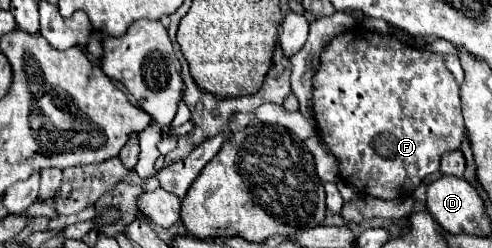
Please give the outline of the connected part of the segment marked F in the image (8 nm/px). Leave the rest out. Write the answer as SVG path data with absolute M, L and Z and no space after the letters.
M363 27L345 31L337 35L321 53L321 65L313 77L313 111L315 111L315 123L317 131L323 139L323 143L329 147L329 151L337 157L339 163L339 175L343 181L353 185L361 195L371 195L377 199L395 199L395 197L407 197L411 195L421 181L435 173L441 165L441 155L445 151L453 151L461 147L461 141L465 137L465 127L463 127L463 117L461 117L461 97L459 97L459 85L455 77L445 69L443 65L443 55L441 53L427 53L427 51L417 51L405 43L401 43L395 35L379 35L373 31L367 31Z

